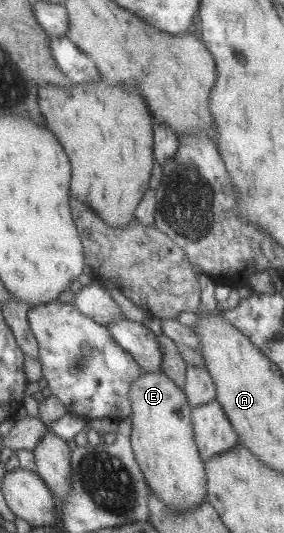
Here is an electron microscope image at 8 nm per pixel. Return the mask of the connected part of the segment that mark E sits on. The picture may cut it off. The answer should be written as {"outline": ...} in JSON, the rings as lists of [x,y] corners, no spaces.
{"outline":[[[142,372],[141,376],[132,382],[128,392],[128,399],[130,400],[130,407],[132,410],[132,413],[129,416],[130,421],[132,422],[130,430],[130,447],[134,454],[135,462],[138,464],[139,470],[142,472],[144,481],[148,486],[148,490],[152,492],[167,508],[170,508],[170,510],[176,510],[177,512],[188,510],[188,508],[194,508],[194,506],[204,502],[206,493],[204,462],[201,462],[201,459],[199,458],[198,450],[194,441],[191,424],[191,407],[187,404],[184,391],[179,390],[177,385],[174,382],[171,382],[171,380],[169,380],[169,378],[167,378],[167,376],[162,372]]]}

